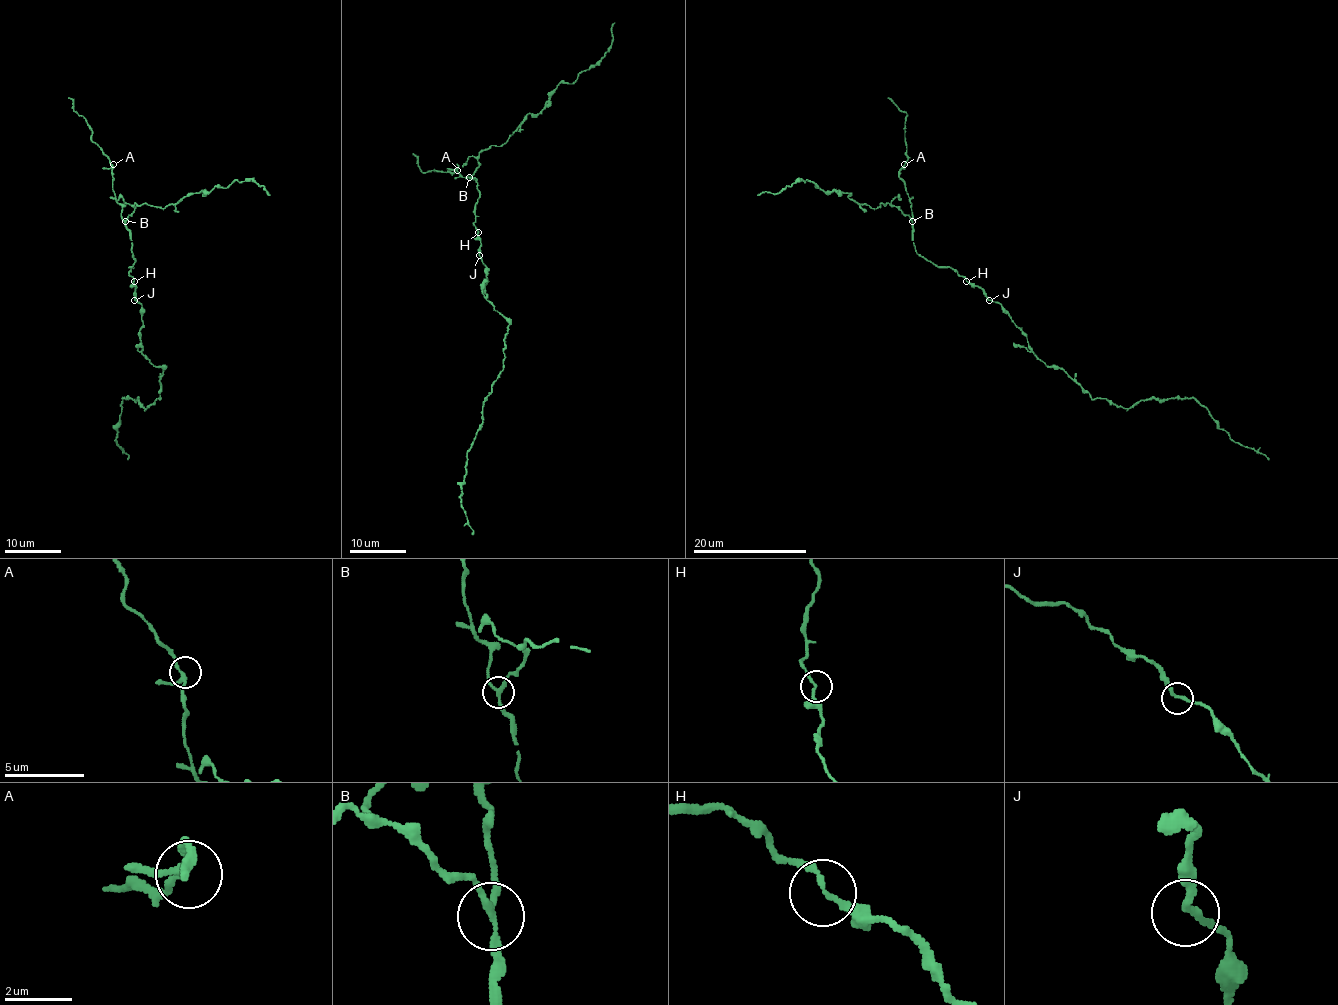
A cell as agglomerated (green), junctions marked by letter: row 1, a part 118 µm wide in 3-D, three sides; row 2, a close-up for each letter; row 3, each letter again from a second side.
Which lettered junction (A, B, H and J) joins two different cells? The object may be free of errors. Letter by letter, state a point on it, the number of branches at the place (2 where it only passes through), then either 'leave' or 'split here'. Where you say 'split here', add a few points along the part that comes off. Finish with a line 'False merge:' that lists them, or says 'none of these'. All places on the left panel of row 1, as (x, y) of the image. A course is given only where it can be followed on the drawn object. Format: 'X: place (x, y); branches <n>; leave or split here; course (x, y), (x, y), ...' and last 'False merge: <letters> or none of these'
A: place (113, 164); branches 3; leave
B: place (125, 221); branches 3; split here; course (124, 221), (134, 204), (163, 208), (235, 180), (253, 180), (270, 194)
H: place (134, 281); branches 2; leave
J: place (134, 300); branches 2; leave
False merge: B

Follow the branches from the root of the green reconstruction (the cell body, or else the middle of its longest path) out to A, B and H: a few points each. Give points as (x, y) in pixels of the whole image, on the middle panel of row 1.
A: (479, 255), (480, 238), (473, 224), (476, 178), (463, 177), (456, 164), (457, 170)
B: (479, 255), (480, 238), (473, 224), (479, 190), (476, 178), (469, 177)
H: (479, 255), (479, 232)

